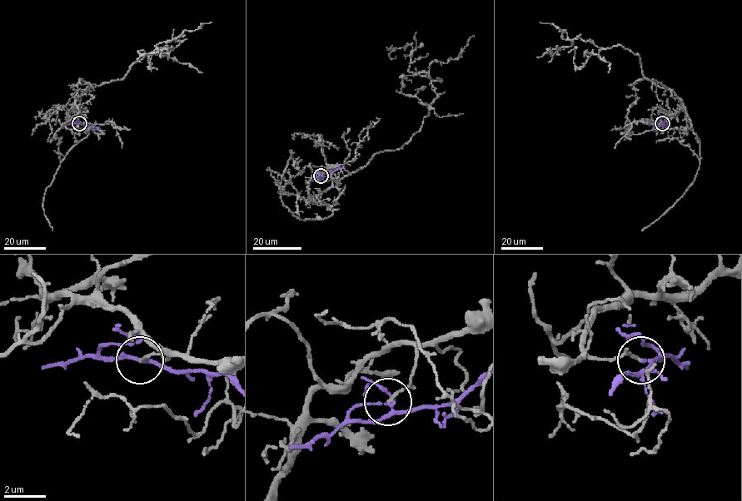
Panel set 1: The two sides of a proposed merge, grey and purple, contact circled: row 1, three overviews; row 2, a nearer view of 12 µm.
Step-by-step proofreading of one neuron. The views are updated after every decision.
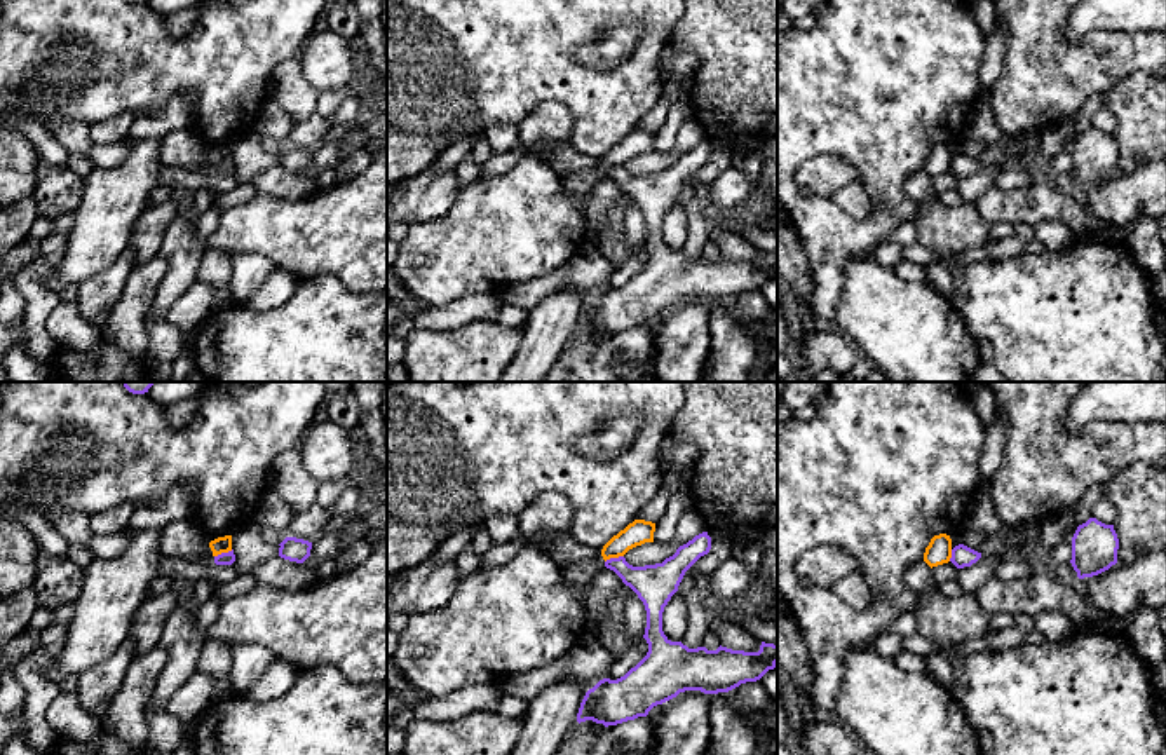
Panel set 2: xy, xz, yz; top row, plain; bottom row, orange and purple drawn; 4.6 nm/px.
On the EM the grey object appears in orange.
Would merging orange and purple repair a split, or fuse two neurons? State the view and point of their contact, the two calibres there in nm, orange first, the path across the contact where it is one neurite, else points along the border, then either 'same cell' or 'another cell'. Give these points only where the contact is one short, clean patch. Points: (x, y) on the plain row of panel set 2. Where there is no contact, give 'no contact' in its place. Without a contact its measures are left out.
meets orange in xz at (614, 166); 120 nm thick on the orange side, 190 nm on the other; border along xz (623, 164), (610, 166), (605, 171); another cell

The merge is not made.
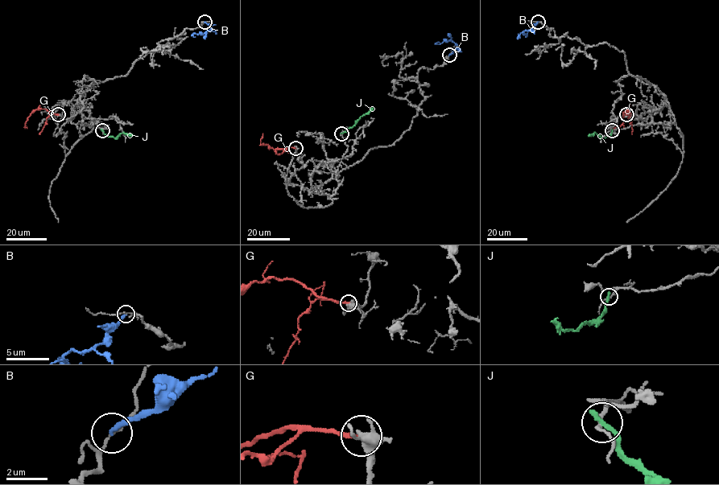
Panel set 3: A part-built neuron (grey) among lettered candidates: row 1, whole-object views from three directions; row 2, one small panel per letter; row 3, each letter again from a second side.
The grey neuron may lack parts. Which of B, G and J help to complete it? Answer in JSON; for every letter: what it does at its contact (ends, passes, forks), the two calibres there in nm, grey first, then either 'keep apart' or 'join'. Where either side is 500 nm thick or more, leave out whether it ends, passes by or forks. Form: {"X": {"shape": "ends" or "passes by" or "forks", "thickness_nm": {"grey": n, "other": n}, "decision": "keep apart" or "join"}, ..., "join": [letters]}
{"B": {"shape": "ends", "thickness_nm": {"grey": 120, "other": 200}, "decision": "keep apart"}, "G": {"shape": "ends", "thickness_nm": {"grey": 360, "other": 220}, "decision": "keep apart"}, "J": {"shape": "ends", "thickness_nm": {"grey": 150, "other": 300}, "decision": "keep apart"}, "join": []}

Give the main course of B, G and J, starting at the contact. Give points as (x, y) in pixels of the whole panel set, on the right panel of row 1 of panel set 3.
B: (538, 22), (523, 32), (527, 34), (525, 36)
G: (626, 114), (626, 108), (622, 124), (613, 128)
J: (612, 130), (605, 137), (595, 133), (588, 136)

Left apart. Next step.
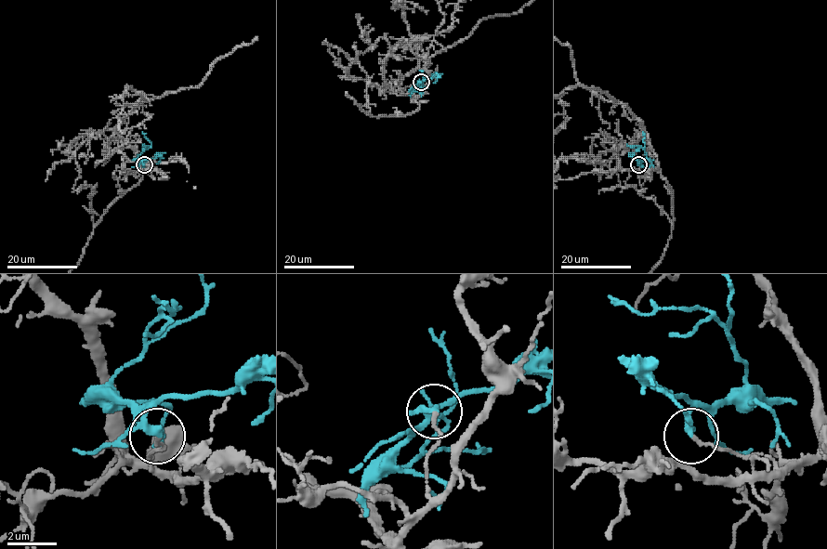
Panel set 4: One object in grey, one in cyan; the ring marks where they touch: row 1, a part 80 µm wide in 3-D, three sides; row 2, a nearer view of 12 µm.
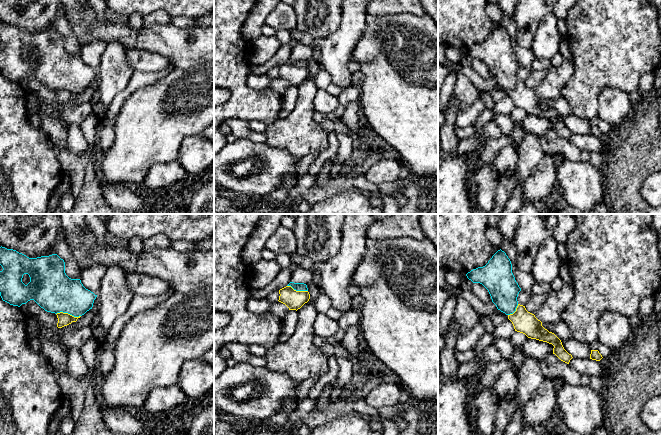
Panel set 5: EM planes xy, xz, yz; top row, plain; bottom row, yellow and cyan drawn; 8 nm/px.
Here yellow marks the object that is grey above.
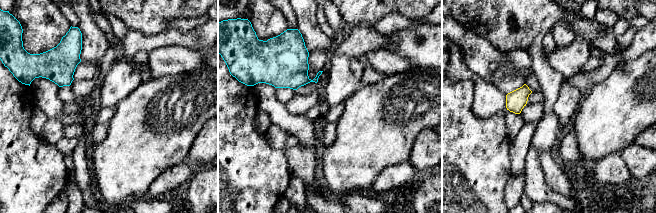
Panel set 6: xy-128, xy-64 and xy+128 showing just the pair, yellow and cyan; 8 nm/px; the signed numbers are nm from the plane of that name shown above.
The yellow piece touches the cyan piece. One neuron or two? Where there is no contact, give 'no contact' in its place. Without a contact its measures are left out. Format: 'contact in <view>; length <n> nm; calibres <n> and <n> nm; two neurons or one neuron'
contact in xy; length 200 nm; calibres 110 and 320 nm; two neurons

